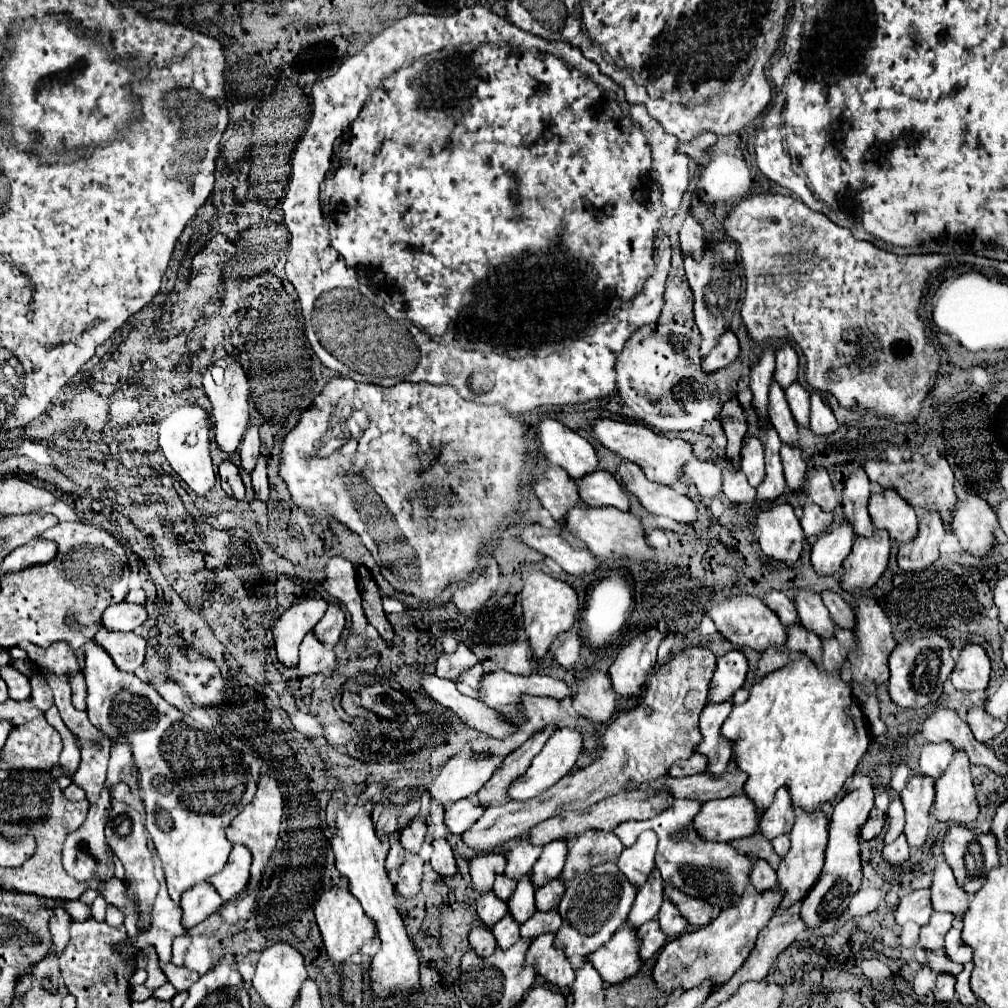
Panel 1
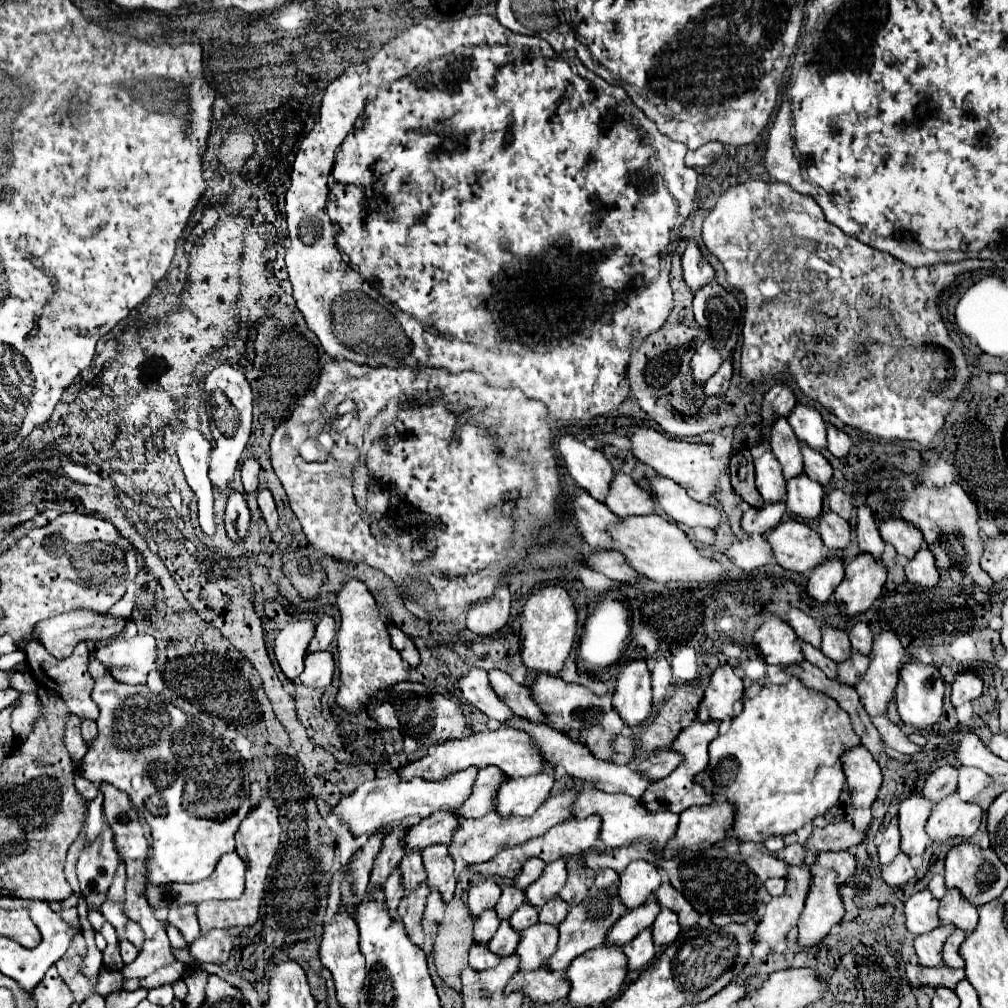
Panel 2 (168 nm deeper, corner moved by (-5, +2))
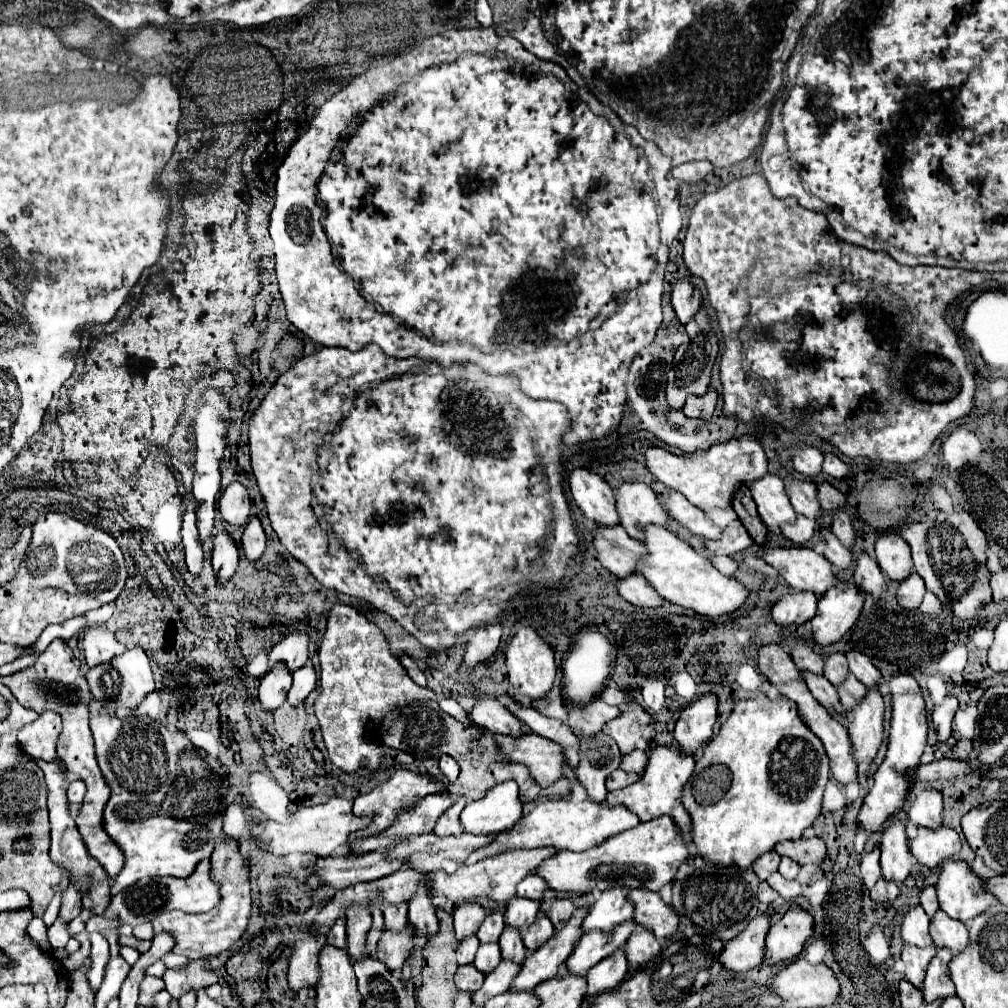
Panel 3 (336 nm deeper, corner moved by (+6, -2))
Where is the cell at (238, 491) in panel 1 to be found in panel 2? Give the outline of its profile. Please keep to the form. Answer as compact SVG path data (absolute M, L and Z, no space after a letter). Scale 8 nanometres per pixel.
M231 490L229 502L227 502L227 512L225 512L227 536L231 540L241 540L247 534L249 522L251 522L251 514L249 514L249 506L247 506L243 494Z

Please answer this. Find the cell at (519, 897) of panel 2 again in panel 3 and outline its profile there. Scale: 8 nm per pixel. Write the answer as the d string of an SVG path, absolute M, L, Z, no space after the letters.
M492 912L486 916L486 920L482 922L480 930L476 932L476 938L480 940L480 944L486 944L486 942L496 942L500 938L504 930L504 916L502 912Z

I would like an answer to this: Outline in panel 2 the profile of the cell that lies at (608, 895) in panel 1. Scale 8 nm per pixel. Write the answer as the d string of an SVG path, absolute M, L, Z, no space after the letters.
M603 868L597 872L587 896L583 902L575 904L569 908L565 920L559 924L559 944L557 944L557 952L547 960L547 966L551 966L551 970L567 970L569 964L585 954L587 950L593 950L597 946L605 944L605 938L611 930L611 926L627 912L627 906L621 902L619 898L619 874L611 868Z

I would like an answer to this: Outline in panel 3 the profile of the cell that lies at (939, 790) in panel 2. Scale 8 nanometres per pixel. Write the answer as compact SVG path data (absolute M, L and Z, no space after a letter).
M924 790L916 796L912 808L908 810L908 818L912 824L938 830L942 826L942 794L936 790Z

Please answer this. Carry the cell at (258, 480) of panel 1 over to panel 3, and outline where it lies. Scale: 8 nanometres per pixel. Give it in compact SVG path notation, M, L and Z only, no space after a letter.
M250 518L246 530L244 530L244 536L242 536L242 552L244 556L250 560L250 562L256 562L264 548L266 548L266 536L264 536L264 530L260 526L260 520L258 518Z

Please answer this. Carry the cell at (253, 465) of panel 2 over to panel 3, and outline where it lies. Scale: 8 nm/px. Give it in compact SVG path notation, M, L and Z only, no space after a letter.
M232 482L218 498L218 510L222 520L230 526L242 528L250 518L250 498L240 482Z

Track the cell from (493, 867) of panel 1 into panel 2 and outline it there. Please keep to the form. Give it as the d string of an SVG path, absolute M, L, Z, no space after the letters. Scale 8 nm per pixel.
M483 878L479 880L477 884L471 886L469 890L469 900L467 900L467 906L469 906L469 912L473 916L479 916L483 910L489 910L497 904L501 896L501 888L497 886L497 882L493 878Z

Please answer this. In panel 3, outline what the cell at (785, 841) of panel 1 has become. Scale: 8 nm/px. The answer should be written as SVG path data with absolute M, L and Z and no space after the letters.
M782 858L778 872L780 872L784 878L788 878L788 880L796 880L796 876L798 876L798 872L800 872L800 866L798 866L796 862L792 862L790 858Z

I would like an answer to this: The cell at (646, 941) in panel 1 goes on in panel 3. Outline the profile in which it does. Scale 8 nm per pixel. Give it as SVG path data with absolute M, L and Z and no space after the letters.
M620 948L586 972L584 978L586 978L588 988L586 988L584 998L592 998L598 994L616 990L620 982L626 978L626 972L628 972L628 962Z

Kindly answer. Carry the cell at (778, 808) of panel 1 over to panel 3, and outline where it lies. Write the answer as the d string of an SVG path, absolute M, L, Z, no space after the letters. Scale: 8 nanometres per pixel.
M770 850L768 854L762 854L762 856L754 862L752 870L756 872L756 876L758 876L760 880L766 880L772 872L778 870L778 864L780 864L780 856L776 856L776 852Z

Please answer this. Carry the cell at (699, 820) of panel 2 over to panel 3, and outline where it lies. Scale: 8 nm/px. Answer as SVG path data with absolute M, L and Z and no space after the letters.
M660 816L656 820L638 824L632 830L616 834L590 850L570 852L558 850L558 854L546 858L534 874L546 880L548 888L556 892L576 892L588 894L592 890L610 890L614 884L626 888L644 888L656 892L664 884L674 880L678 866L688 858L688 848L682 836L674 830L670 816Z

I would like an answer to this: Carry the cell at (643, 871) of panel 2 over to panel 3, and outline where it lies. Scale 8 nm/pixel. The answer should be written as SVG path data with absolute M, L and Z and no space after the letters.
M612 888L600 894L592 910L582 922L584 934L600 930L602 934L612 934L614 926L632 920L632 902L626 900L626 888Z

